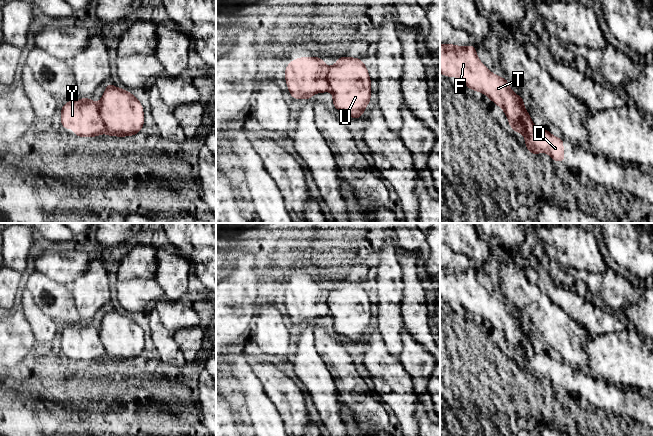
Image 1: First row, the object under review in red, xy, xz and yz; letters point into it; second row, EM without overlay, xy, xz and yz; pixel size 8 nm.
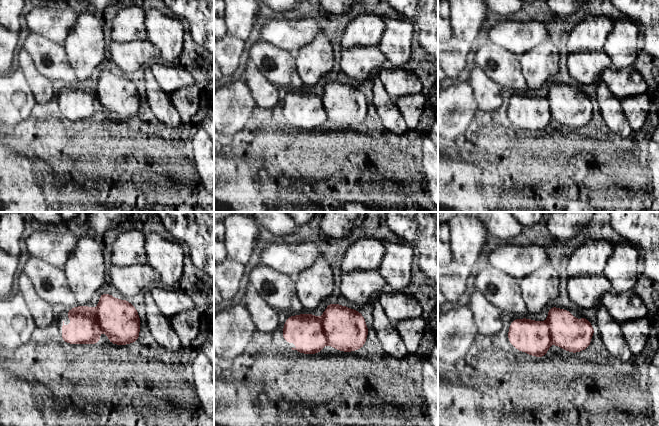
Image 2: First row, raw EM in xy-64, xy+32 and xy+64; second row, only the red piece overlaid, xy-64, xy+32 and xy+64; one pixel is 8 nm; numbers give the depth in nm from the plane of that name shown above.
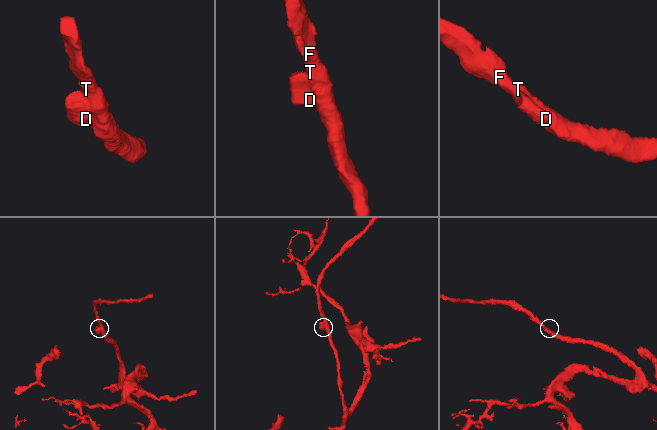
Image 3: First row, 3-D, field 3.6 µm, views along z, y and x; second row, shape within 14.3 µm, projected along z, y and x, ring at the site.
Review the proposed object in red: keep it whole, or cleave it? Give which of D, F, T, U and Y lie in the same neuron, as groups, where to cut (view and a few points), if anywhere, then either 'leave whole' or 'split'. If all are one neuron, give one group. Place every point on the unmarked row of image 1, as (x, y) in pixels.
D Y / F T U | xy (97, 327), (99, 338), (105, 351) | split

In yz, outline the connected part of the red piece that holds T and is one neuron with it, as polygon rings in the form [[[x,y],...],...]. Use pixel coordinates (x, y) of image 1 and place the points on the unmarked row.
[[[454,268],[440,269],[440,297],[459,302],[473,315],[488,320],[493,327],[503,333],[509,344],[520,346],[527,337],[523,329],[523,320],[516,319],[509,310],[509,305],[501,302],[478,283],[475,271]]]

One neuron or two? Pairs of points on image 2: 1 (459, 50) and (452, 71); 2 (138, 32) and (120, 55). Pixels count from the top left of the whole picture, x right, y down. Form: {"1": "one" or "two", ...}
{"1": "one", "2": "two"}

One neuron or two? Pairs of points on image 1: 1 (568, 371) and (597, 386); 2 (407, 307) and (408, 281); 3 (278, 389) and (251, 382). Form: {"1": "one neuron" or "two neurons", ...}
{"1": "one neuron", "2": "one neuron", "3": "two neurons"}

